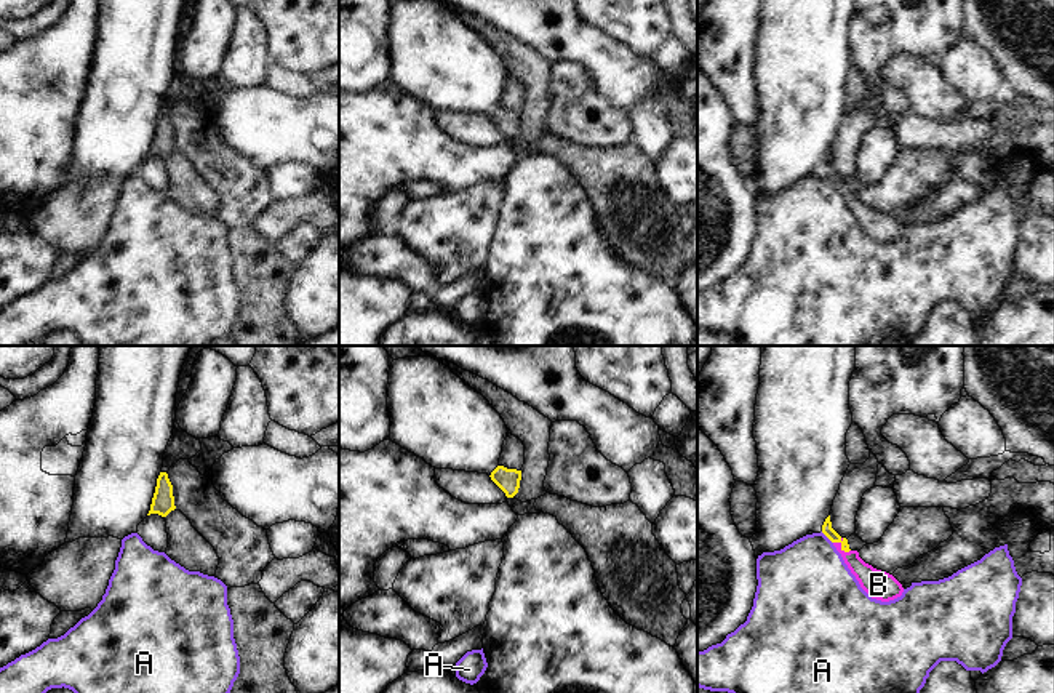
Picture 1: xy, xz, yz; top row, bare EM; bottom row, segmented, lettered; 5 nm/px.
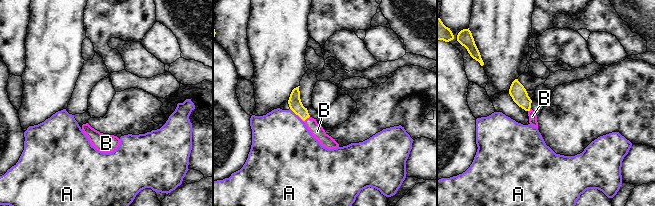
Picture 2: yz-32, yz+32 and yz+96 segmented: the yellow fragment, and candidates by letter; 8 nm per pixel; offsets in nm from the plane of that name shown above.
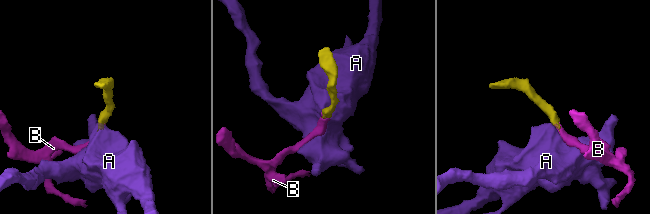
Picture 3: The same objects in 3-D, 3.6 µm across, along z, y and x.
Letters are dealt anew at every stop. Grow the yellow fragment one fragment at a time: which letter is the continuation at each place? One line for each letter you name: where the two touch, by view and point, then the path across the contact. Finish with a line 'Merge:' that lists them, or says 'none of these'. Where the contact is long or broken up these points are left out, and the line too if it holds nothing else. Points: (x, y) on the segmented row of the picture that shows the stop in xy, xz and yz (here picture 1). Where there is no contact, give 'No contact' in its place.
B: Touches yellow at yz (842, 548). Path across: yz (827, 530), (842, 548), (877, 583)
Merge: B.

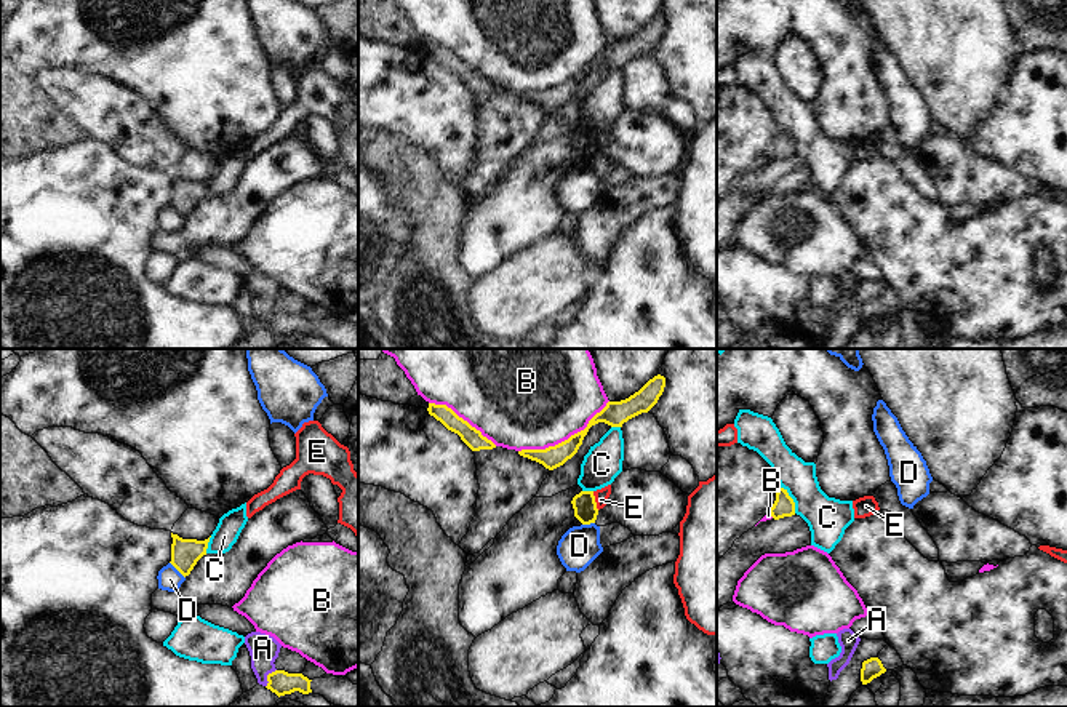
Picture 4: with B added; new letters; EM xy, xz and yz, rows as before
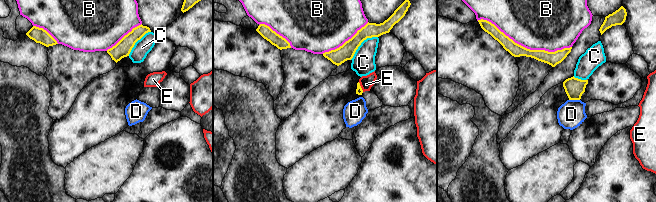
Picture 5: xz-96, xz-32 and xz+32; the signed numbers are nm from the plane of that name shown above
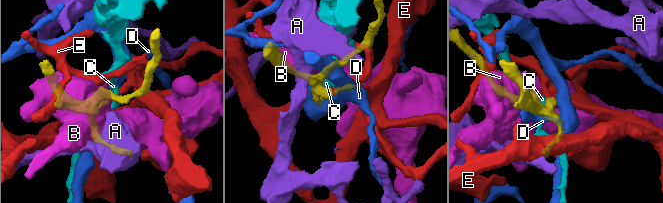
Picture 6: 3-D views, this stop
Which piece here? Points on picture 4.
Merge: none of these.

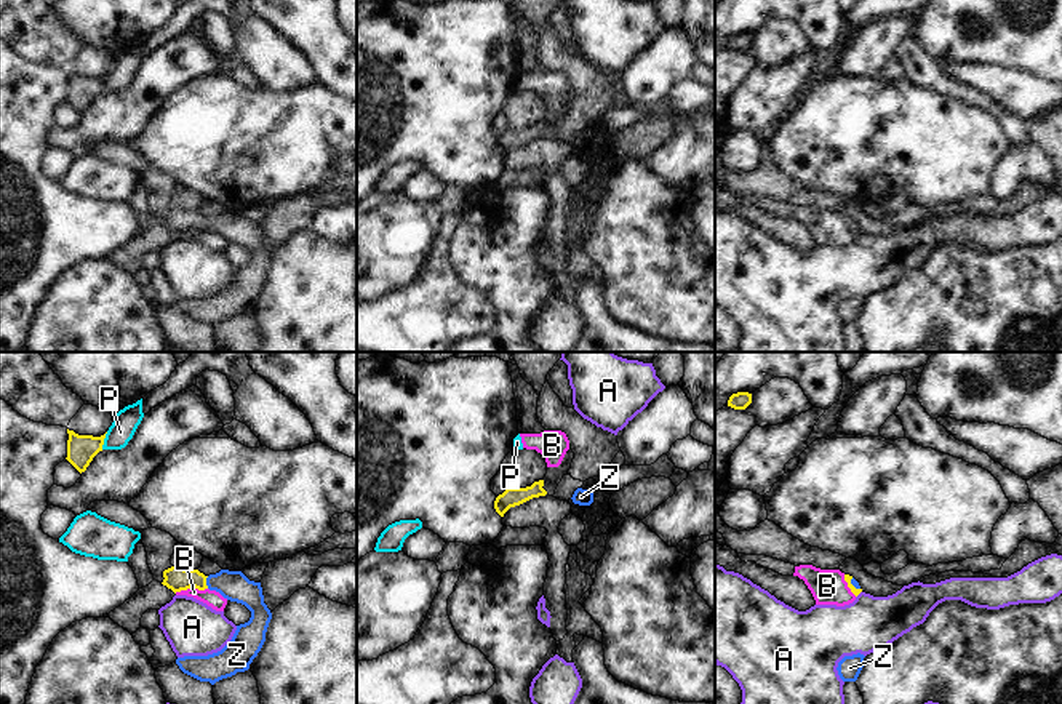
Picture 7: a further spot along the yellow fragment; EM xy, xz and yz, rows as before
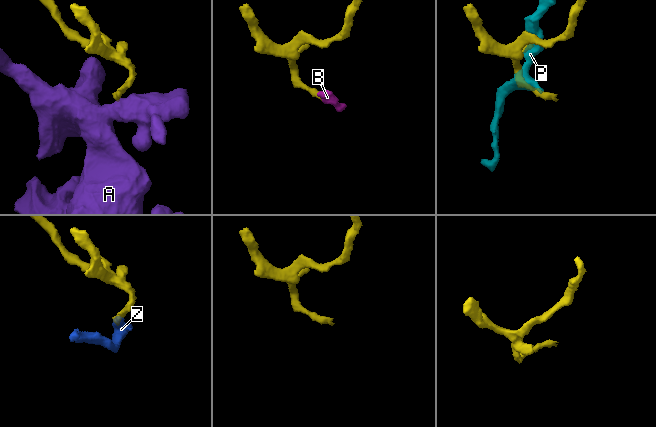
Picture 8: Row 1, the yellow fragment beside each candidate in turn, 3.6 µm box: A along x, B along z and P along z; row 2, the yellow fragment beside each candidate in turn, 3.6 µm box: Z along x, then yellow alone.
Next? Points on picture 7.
Z: Touches yellow at xy (205, 583). Path across: xy (176, 578), (195, 578), (205, 583), (227, 583), (234, 586)
Merge: Z

